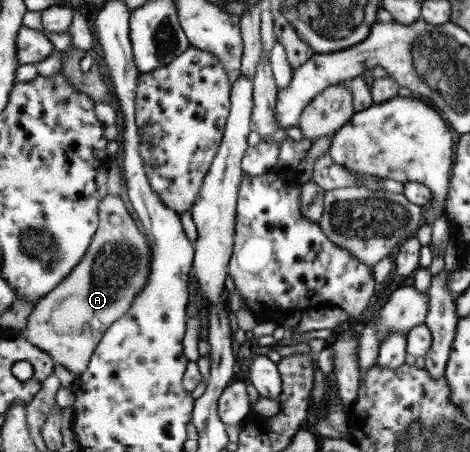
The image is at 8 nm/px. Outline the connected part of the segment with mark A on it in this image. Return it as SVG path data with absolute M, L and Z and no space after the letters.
M108 195L99 205L99 227L86 257L59 286L41 298L24 328L27 341L49 353L76 377L90 365L91 358L106 331L129 313L135 298L148 282L152 249L137 221L131 217L125 201Z

